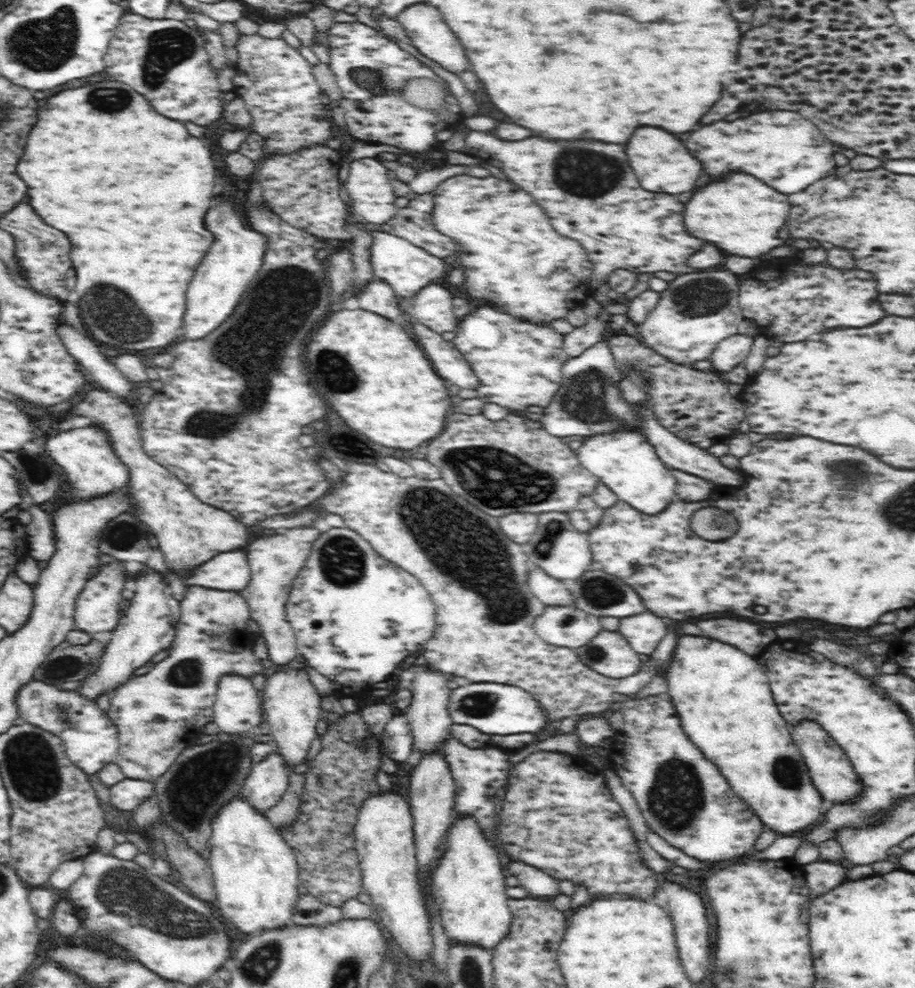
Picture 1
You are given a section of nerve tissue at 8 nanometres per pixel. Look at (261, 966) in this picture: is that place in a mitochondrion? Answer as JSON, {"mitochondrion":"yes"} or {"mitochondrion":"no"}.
{"mitochondrion":"yes"}

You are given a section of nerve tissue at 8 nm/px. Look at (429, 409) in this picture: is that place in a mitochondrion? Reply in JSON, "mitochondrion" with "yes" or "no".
{"mitochondrion":"no"}

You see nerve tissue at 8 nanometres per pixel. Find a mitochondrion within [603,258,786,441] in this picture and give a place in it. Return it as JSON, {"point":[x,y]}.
{"point":[702,297]}

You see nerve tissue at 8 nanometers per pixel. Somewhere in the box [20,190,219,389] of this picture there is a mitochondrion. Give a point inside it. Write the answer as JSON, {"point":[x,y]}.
{"point":[108,308]}

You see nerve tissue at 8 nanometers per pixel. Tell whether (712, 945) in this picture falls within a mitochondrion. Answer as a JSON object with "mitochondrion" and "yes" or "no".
{"mitochondrion":"no"}

